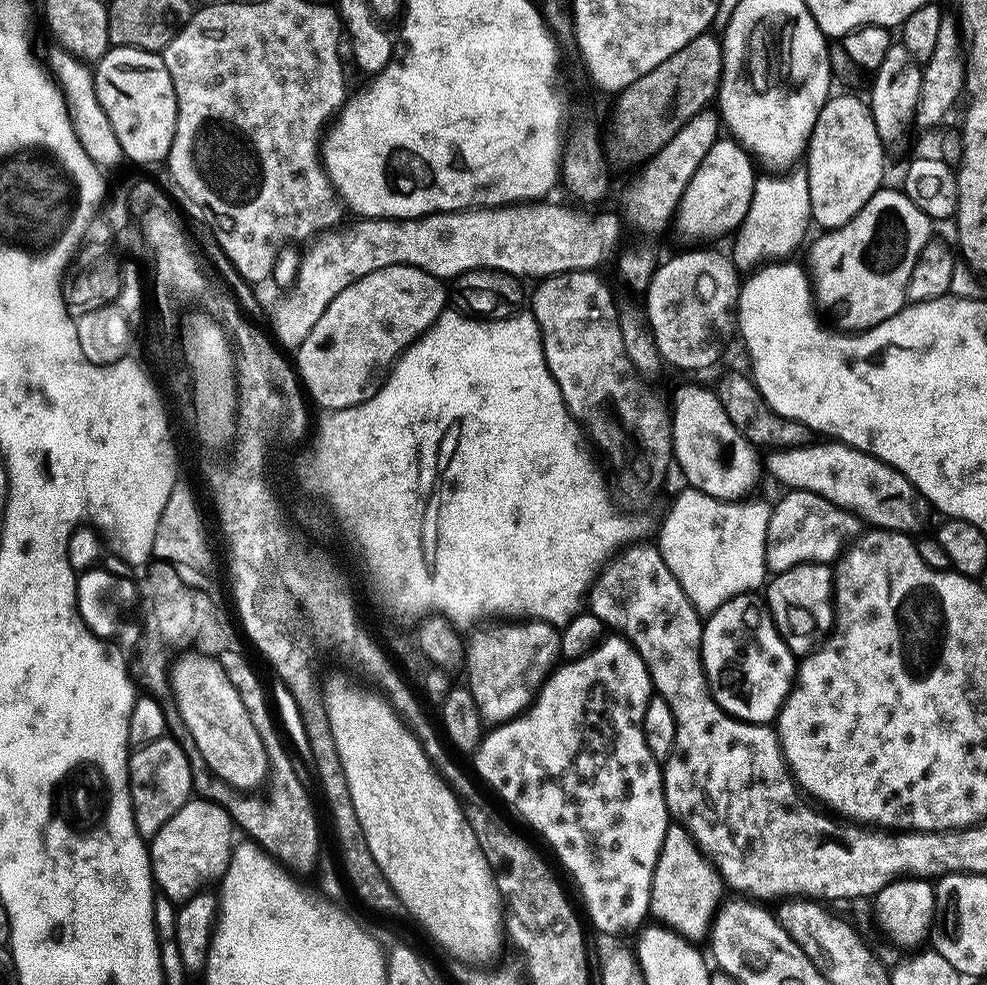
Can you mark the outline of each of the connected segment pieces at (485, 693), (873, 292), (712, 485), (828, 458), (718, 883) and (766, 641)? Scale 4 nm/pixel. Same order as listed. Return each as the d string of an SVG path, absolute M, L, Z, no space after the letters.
M542 620L516 622L513 628L488 628L485 632L471 633L472 641L466 644L466 668L470 678L466 681L474 702L478 702L480 717L492 726L499 726L520 715L536 698L536 693L543 687L544 681L557 667L560 655L560 632L553 625Z
M881 186L872 195L870 202L866 202L866 206L862 206L862 210L858 210L858 214L850 218L850 222L820 234L808 252L806 268L810 273L815 303L821 304L830 315L836 316L835 327L844 334L864 332L867 328L886 322L886 318L904 309L914 262L934 236L933 221L926 214L922 214L922 210L914 206L914 202L910 202L906 193L897 189L895 192L888 187Z
M684 384L676 392L676 401L670 404L670 419L672 422L672 454L675 463L680 464L680 472L688 479L687 487L699 490L712 496L715 500L743 501L756 488L756 483L762 476L762 456L757 445L750 443L730 422L726 410L722 406L719 395L700 384Z
M809 442L802 448L782 448L772 450L766 456L766 472L773 476L783 487L798 492L813 492L826 498L834 506L844 508L861 521L869 520L869 525L886 528L890 532L907 532L916 534L928 520L930 505L923 494L913 486L898 470L894 470L886 462L874 458L868 452L852 448L849 444L839 442Z
M675 822L669 823L652 879L651 915L657 916L663 927L676 932L683 940L700 942L712 931L712 922L725 895L723 892L726 892L726 885L711 860L693 843L687 830Z
M752 594L736 596L703 621L704 638L700 642L700 655L704 657L704 673L708 676L708 689L712 691L712 696L720 709L748 724L771 725L780 715L780 707L792 690L798 660L778 634L767 607L761 601L759 604L756 598Z

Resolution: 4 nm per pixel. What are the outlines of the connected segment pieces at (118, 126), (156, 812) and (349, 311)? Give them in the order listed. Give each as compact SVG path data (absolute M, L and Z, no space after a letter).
M112 46L95 65L94 75L98 102L102 110L106 110L106 118L110 118L110 126L114 126L114 134L118 134L118 142L122 142L125 157L136 164L167 161L176 129L176 99L174 86L170 82L170 70L166 70L163 55L158 52L147 52L141 48Z
M166 734L146 746L135 749L128 758L128 789L132 795L132 817L138 834L145 838L156 836L158 830L162 830L162 826L166 826L166 822L170 822L170 818L174 818L174 814L178 814L178 810L182 810L184 803L194 796L192 767L184 753L183 743Z
M386 266L382 270L374 270L374 274L366 274L366 278L358 278L358 282L346 286L346 290L342 290L342 294L338 294L338 298L326 306L322 318L314 322L310 334L306 334L306 338L294 350L294 369L303 391L308 396L312 395L313 402L321 404L324 410L360 404L366 398L364 387L368 379L379 368L387 369L404 349L409 348L445 311L449 300L445 281L414 266Z

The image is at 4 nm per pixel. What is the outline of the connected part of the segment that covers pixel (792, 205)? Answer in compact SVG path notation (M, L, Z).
M802 166L795 167L787 173L788 178L783 181L774 178L761 177L756 181L756 188L752 192L750 210L743 220L737 231L737 238L734 242L734 254L732 253L733 263L739 271L751 271L763 262L771 260L782 260L788 255L802 240L806 228L811 225L810 210L810 192L809 192L809 176L807 169Z

